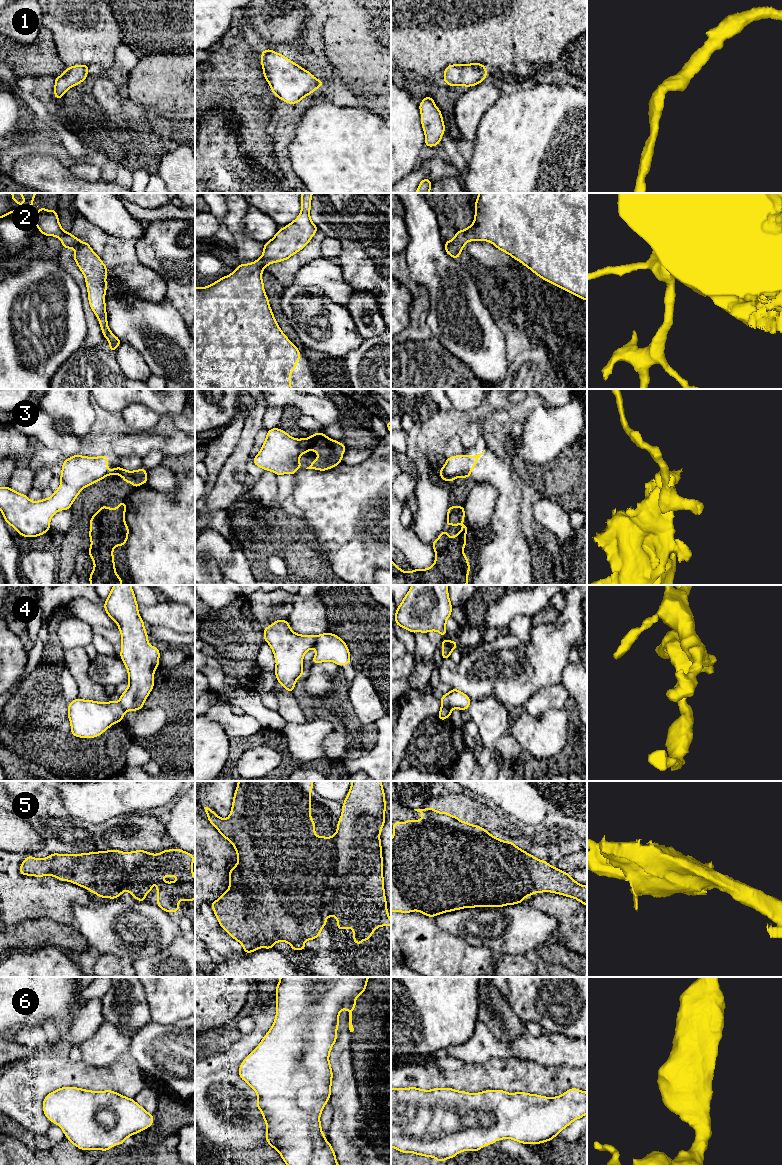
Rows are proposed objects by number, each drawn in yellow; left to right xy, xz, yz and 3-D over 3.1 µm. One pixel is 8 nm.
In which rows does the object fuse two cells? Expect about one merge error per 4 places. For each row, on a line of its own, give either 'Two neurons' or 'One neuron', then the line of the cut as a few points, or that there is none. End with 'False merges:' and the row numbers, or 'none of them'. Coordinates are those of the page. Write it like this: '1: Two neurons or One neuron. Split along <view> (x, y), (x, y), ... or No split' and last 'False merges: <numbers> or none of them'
1: One neuron. No split
2: One neuron. No split
3: Two neurons. Split along yz (439, 471), (453, 477), (464, 474), (469, 476)
4: Two neurons. Split along xz (317, 635), (313, 646)
5: One neuron. No split
6: One neuron. No split
False merges: 3, 4

